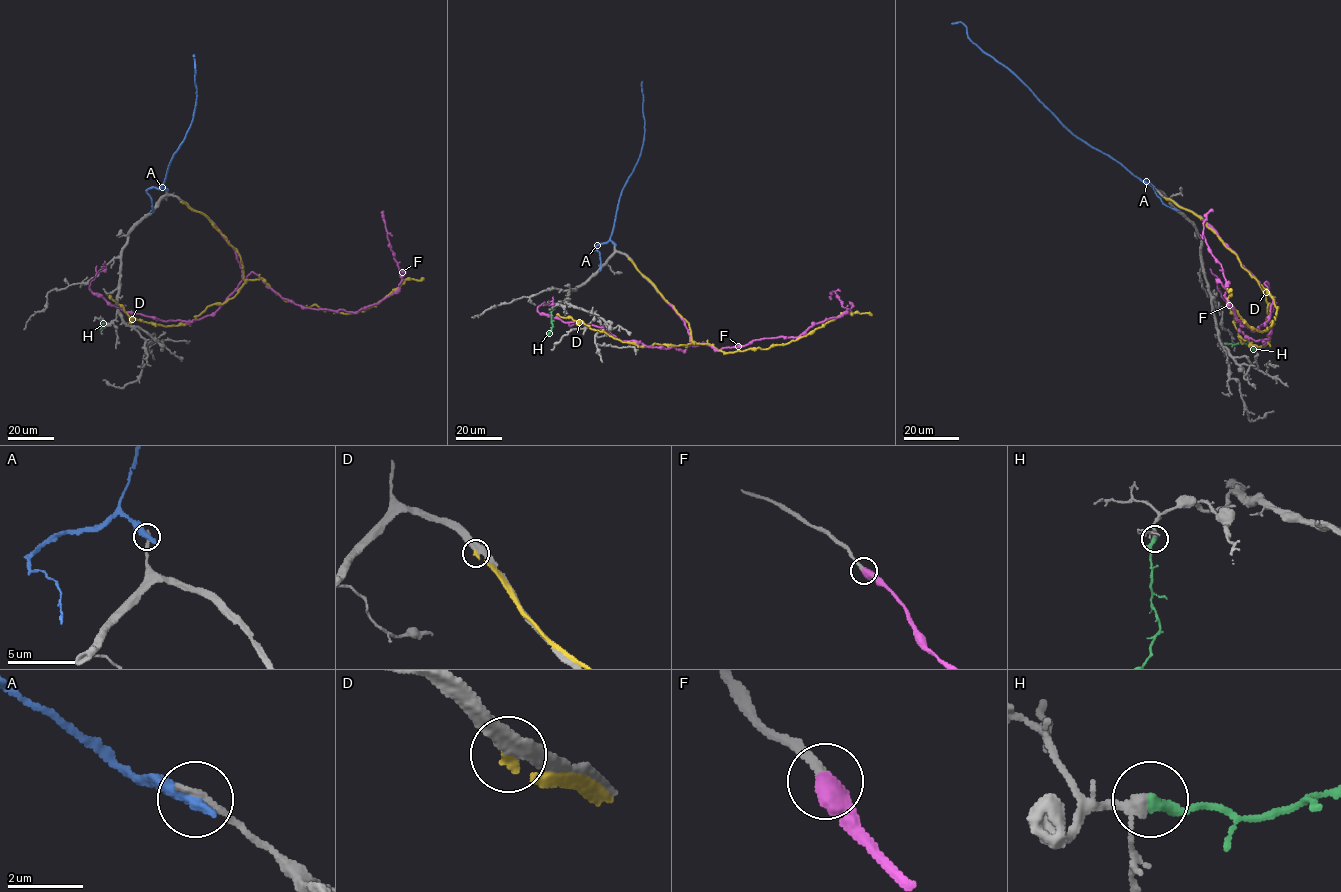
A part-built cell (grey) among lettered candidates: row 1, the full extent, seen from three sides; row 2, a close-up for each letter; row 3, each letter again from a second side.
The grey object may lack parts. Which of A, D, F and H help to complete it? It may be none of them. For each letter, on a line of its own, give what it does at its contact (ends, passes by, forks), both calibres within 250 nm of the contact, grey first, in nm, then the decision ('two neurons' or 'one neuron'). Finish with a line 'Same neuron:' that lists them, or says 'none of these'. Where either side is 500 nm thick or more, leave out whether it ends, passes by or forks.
A: it ends; calibres 240 and 460 nm; two neurons
D: it ends; calibres 360 and 200 nm; two neurons
F: calibres 280 and 600 nm; one neuron
H: it ends; calibres 260 and 360 nm; one neuron
Same neuron: F, H

